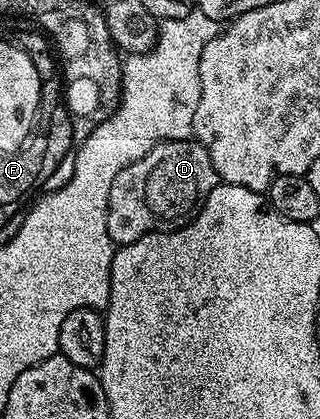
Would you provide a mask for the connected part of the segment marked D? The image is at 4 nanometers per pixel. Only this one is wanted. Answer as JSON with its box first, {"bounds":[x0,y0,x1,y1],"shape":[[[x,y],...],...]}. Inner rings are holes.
{"bounds":[107,139,221,245],"shape":[[[174,139],[171,143],[158,143],[151,151],[145,153],[137,161],[133,161],[113,181],[113,189],[109,189],[109,205],[107,206],[107,224],[109,237],[117,245],[132,243],[154,231],[173,231],[187,226],[195,214],[205,205],[209,193],[221,182],[213,169],[213,161],[209,161],[209,153],[200,143],[191,139]]]}

